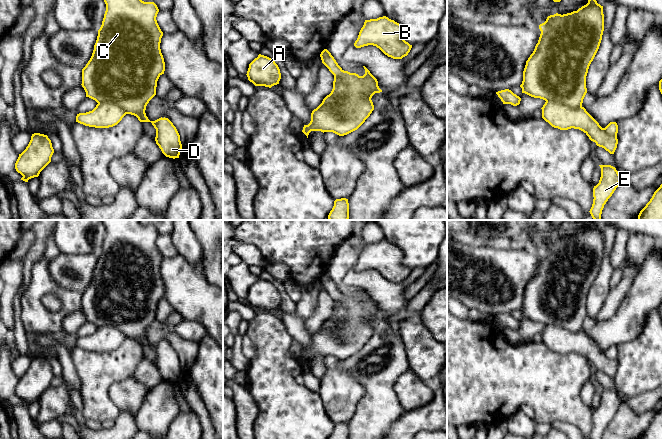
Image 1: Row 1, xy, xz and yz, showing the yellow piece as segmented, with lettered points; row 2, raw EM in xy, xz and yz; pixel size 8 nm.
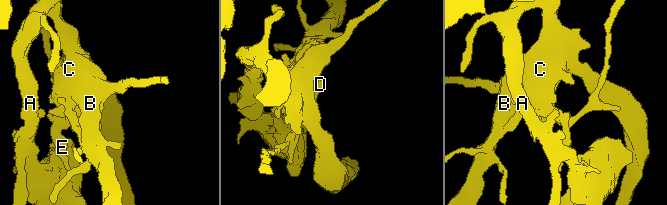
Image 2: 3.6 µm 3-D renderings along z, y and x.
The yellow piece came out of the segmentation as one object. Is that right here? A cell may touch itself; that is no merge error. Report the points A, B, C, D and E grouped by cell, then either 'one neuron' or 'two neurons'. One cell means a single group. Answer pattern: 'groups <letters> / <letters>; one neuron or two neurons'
groups A B C D / E; two neurons

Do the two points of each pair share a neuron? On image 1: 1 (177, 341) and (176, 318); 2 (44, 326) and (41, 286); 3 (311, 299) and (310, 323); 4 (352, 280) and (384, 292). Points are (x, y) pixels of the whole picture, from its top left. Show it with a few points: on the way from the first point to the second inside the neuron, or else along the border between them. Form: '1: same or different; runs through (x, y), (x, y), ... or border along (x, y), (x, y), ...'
1: different; border along (165, 322), (172, 328)
2: same; runs through (37, 316), (37, 296)
3: different; border along (318, 293), (313, 312), (305, 320)
4: same; runs through (360, 280), (370, 280), (376, 286)

